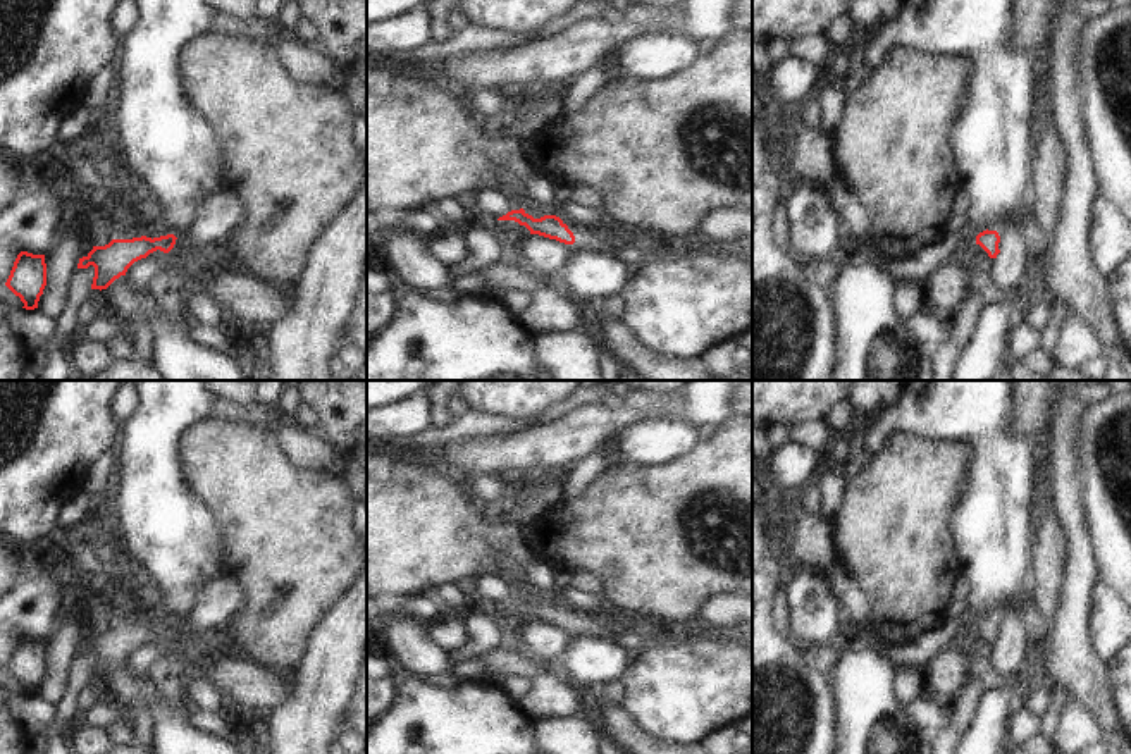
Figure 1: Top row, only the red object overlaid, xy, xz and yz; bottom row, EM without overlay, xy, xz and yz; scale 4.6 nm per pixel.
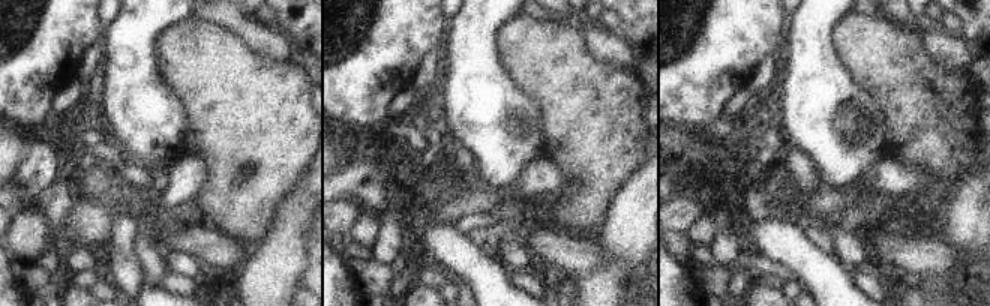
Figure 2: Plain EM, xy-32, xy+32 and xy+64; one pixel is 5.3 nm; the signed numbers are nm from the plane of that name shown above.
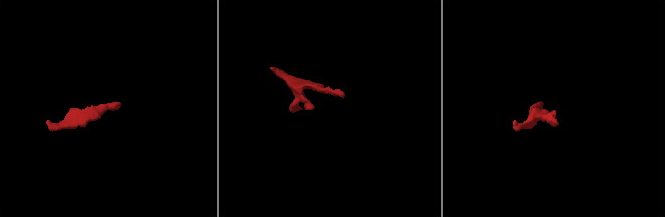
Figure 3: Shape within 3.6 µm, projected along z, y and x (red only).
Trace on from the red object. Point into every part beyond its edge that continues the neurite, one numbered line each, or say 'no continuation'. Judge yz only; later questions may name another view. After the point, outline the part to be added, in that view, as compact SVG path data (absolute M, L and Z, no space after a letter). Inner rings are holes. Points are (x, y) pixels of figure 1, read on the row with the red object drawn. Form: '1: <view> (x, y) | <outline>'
no continuation

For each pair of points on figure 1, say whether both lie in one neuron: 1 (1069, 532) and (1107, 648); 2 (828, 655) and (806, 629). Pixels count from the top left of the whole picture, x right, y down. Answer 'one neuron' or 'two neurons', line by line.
1: two neurons
2: two neurons

